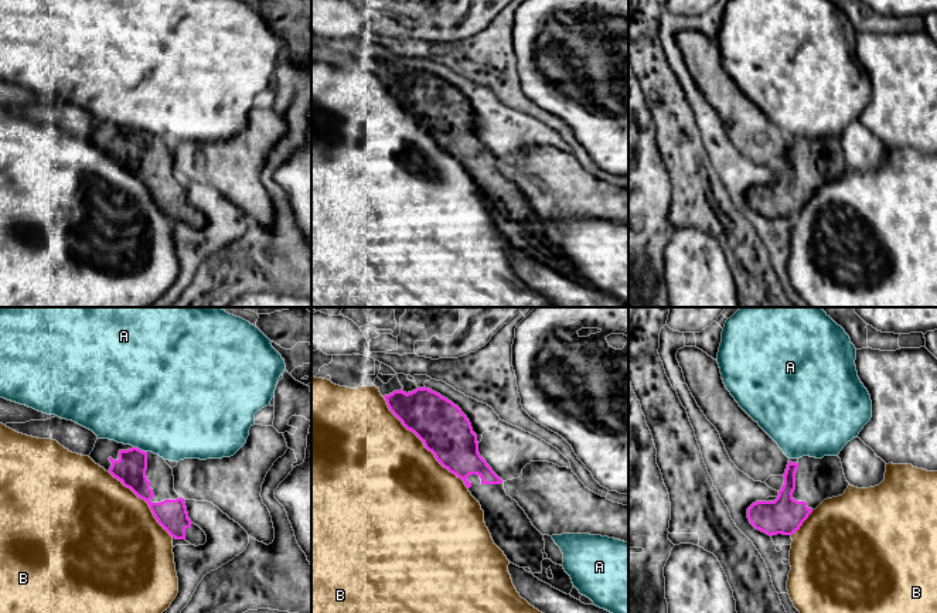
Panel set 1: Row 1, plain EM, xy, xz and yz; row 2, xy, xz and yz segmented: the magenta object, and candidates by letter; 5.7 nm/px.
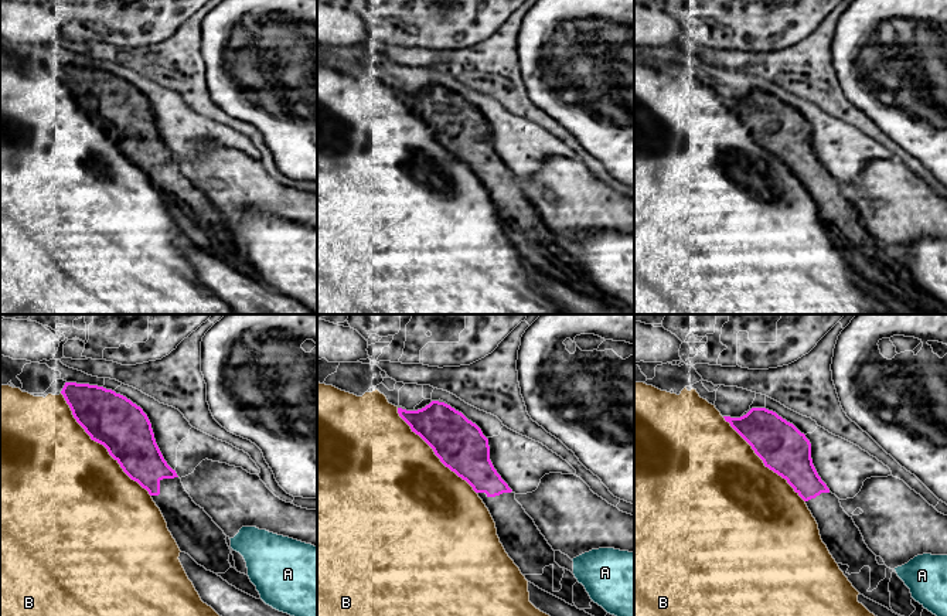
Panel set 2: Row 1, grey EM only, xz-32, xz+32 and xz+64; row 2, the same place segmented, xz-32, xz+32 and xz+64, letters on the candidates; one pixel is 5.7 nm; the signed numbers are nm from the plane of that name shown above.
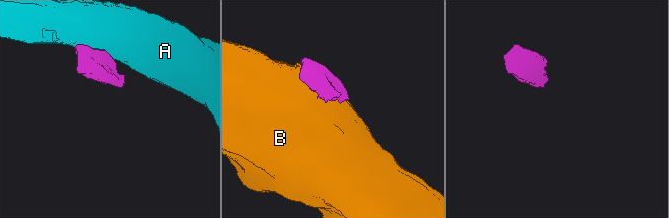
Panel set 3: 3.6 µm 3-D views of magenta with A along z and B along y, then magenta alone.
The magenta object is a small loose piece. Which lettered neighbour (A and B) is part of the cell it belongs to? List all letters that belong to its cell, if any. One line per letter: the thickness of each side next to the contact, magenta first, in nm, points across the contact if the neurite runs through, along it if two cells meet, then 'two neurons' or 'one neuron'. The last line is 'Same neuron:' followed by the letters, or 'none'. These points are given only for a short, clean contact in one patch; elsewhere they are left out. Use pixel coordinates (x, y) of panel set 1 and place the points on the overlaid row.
A: 180/500 nm | two neurons
B: 280/500 nm | two neurons
Same neuron: none

